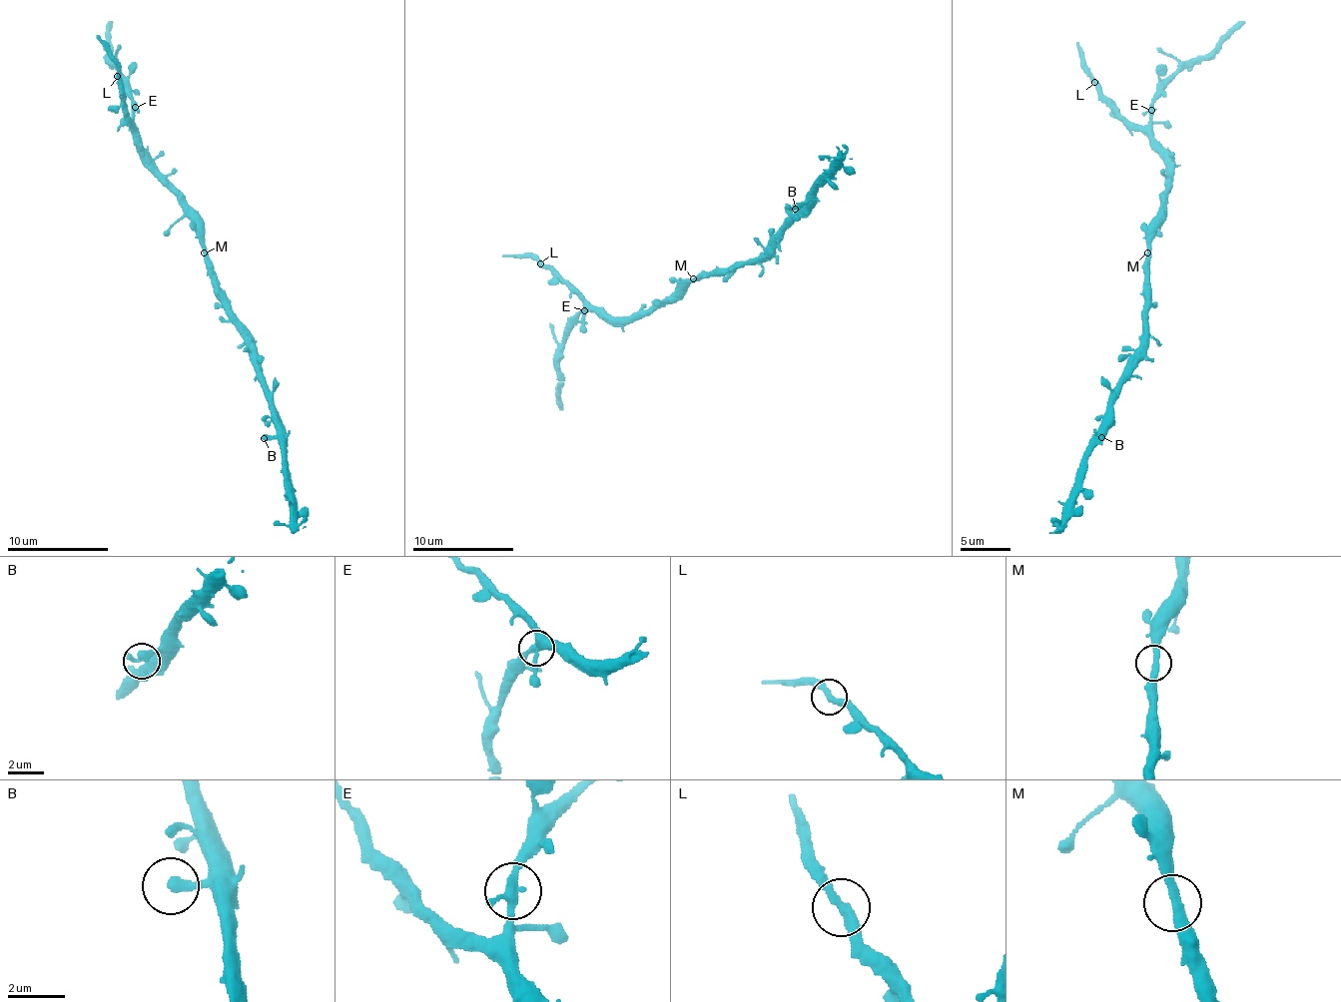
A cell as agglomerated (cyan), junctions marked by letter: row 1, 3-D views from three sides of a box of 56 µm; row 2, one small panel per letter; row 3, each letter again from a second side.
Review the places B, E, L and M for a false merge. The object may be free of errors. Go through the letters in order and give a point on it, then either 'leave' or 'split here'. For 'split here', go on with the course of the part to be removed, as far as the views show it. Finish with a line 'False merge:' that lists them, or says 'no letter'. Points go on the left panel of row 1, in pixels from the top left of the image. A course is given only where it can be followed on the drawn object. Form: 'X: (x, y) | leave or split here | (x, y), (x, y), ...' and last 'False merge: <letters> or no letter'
B: (264, 438) | leave
E: (135, 107) | leave
L: (117, 76) | leave
M: (204, 252) | leave
False merge: no letter

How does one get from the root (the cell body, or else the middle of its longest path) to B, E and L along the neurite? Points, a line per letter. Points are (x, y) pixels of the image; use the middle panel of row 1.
B: (699, 277), (721, 274), (768, 252), (782, 231), (796, 218), (801, 218), (805, 207), (799, 204), (795, 209)
E: (699, 277), (684, 281), (635, 318), (613, 319), (599, 309), (584, 310)
L: (699, 277), (684, 281), (635, 318), (613, 319), (561, 282), (559, 275), (541, 263)

